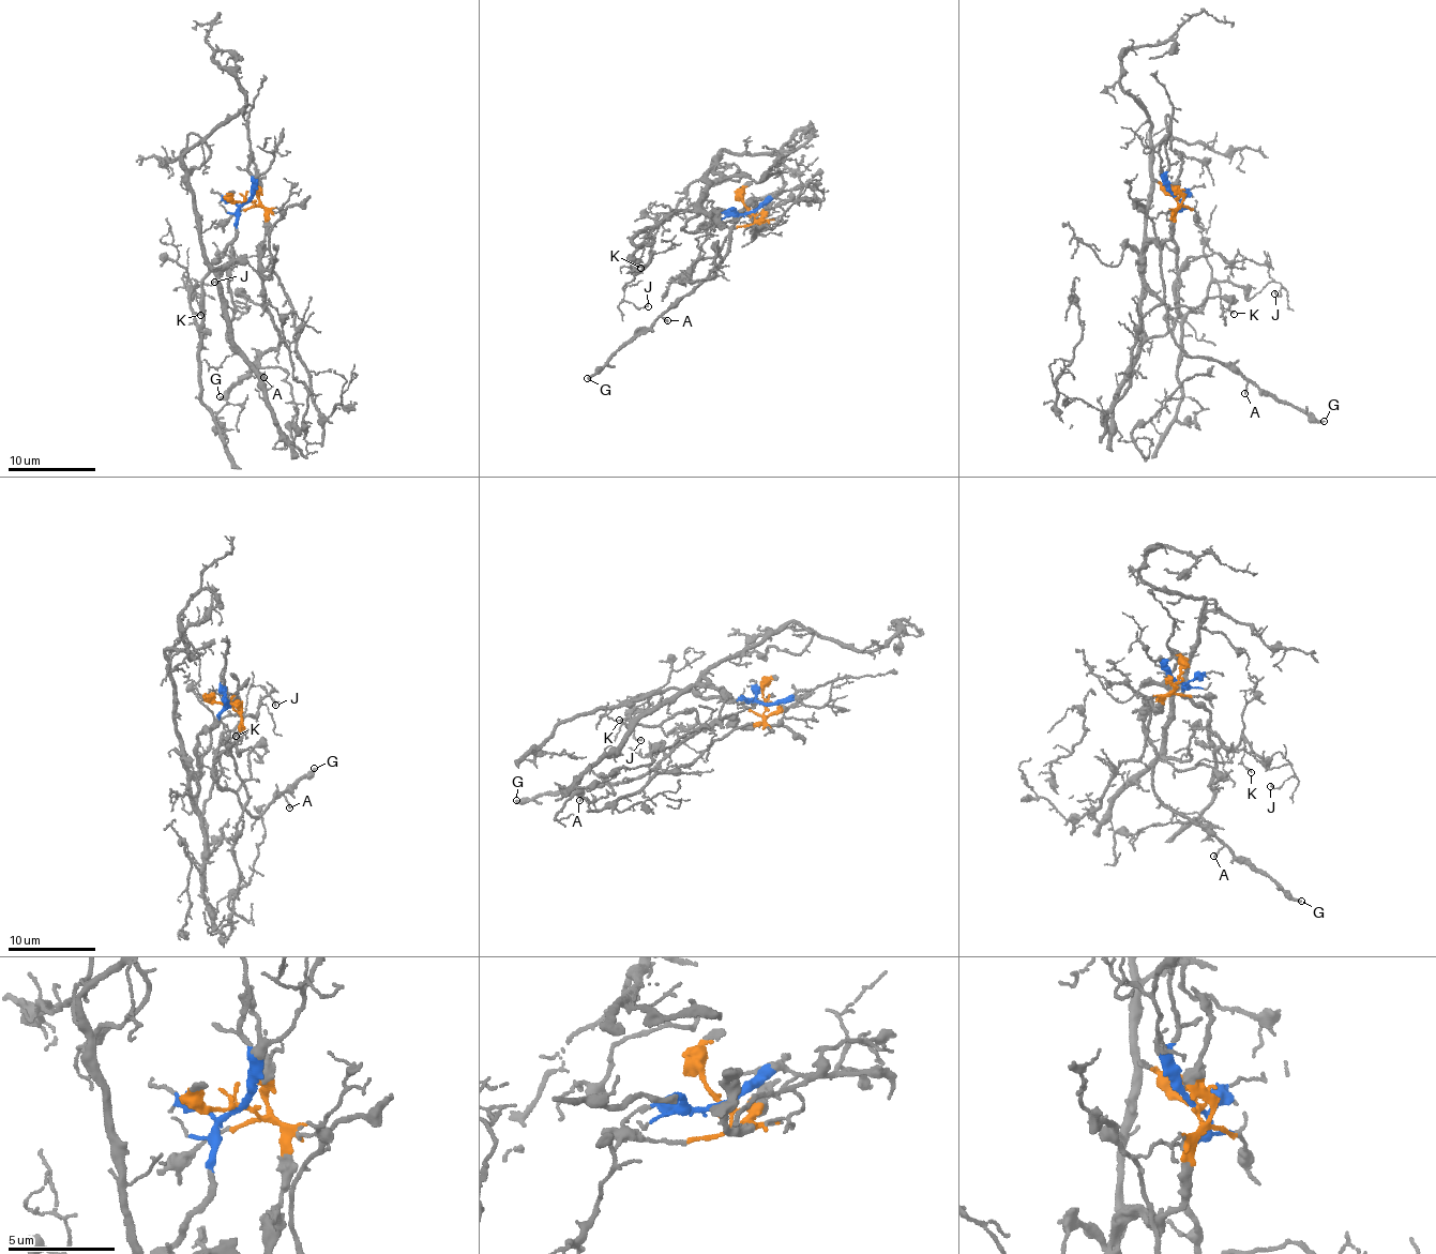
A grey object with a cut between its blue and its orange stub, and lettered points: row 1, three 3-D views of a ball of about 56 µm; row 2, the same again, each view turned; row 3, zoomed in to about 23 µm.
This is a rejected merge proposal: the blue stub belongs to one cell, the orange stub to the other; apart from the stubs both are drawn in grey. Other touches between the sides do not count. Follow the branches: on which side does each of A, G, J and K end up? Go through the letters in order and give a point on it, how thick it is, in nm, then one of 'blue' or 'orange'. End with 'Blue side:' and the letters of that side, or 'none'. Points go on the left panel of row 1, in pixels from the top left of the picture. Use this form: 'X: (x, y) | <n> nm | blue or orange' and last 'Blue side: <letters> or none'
A: (263, 377) | 130 nm | orange
G: (220, 396) | 220 nm | orange
J: (214, 282) | 110 nm | blue
K: (200, 315) | 130 nm | blue
Blue side: J, K

